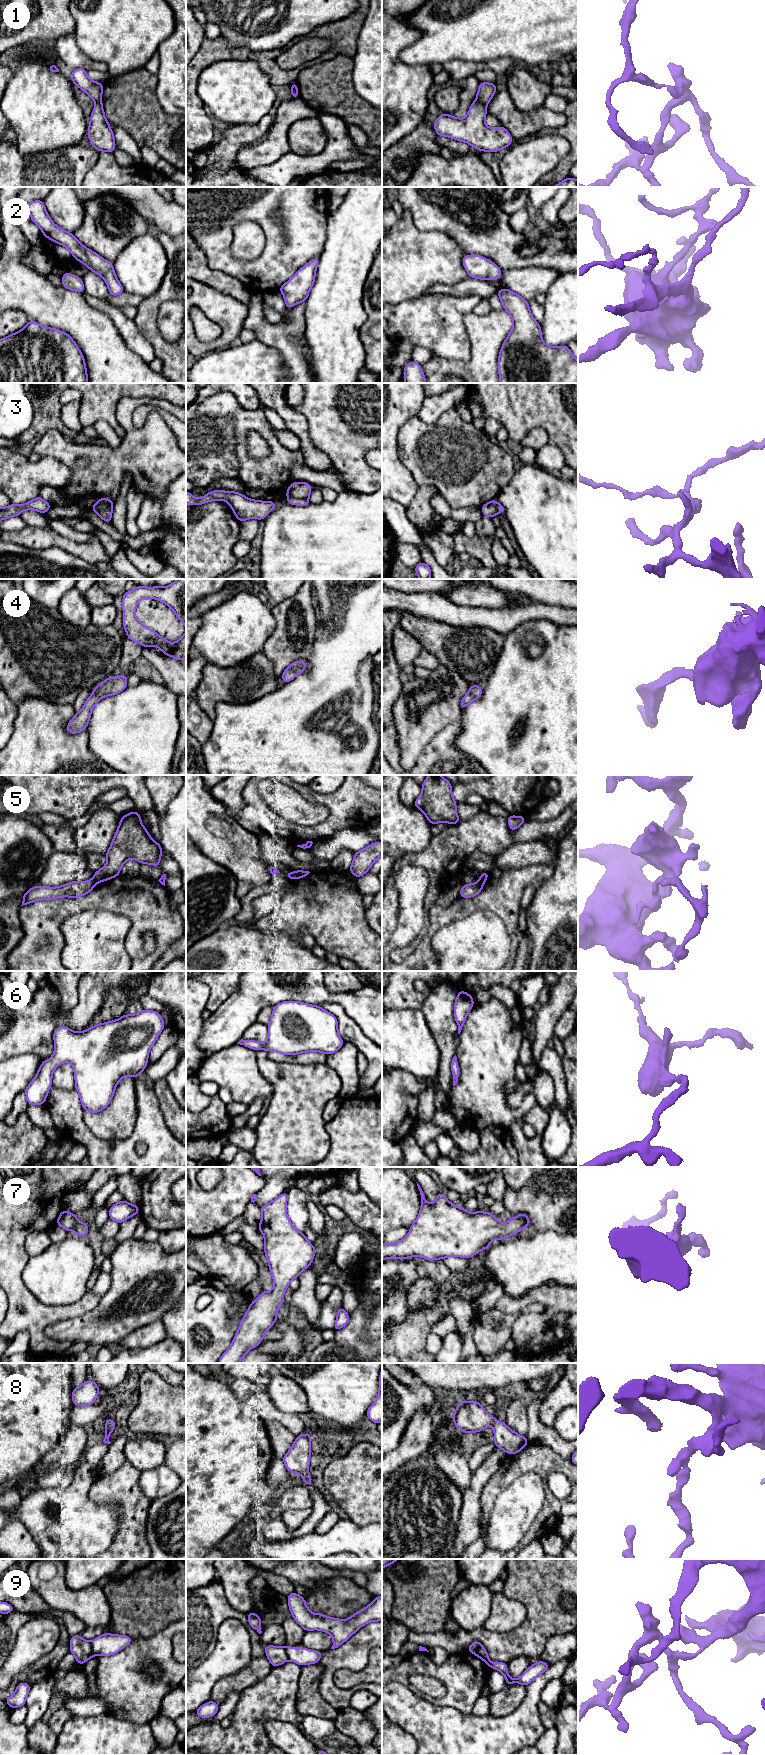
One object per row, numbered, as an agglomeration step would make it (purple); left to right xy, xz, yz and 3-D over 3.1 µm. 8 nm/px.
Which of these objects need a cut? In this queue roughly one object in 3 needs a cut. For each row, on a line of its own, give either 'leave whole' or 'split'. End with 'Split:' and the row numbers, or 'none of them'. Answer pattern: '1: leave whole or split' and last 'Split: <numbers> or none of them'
1: split
2: leave whole
3: split
4: leave whole
5: split
6: leave whole
7: leave whole
8: leave whole
9: split
Split: 1, 3, 5, 9

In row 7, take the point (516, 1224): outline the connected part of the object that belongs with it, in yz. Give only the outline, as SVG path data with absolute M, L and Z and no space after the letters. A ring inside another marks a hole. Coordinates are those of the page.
M418 1183L417 1186L421 1195L421 1209L417 1220L410 1226L410 1231L404 1239L393 1244L382 1242L382 1260L388 1258L408 1259L413 1256L430 1261L444 1260L449 1256L470 1258L478 1252L486 1250L492 1240L504 1240L531 1225L525 1213L519 1213L508 1222L501 1223L490 1212L468 1212L464 1208L451 1204L446 1195L439 1191L435 1203L431 1205L427 1202Z

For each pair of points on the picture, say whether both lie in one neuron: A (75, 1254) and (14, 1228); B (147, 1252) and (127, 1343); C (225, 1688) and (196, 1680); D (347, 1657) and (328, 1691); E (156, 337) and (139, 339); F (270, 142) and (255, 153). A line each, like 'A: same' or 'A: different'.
A: different
B: different
C: different
D: same
E: different
F: same

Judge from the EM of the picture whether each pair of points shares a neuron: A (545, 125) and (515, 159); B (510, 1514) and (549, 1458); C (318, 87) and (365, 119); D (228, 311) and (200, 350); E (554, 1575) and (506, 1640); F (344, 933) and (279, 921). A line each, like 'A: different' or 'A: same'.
A: same
B: different
C: same
D: same
E: same
F: same

